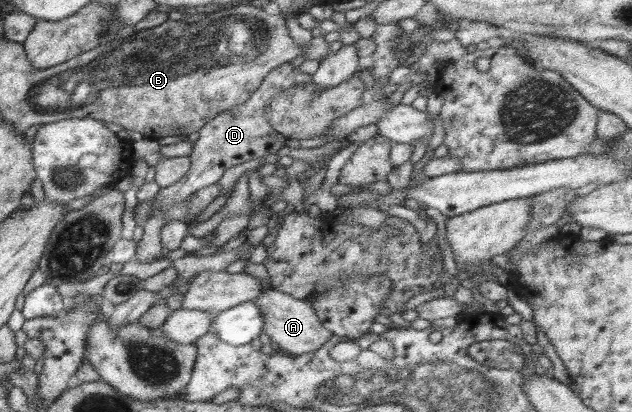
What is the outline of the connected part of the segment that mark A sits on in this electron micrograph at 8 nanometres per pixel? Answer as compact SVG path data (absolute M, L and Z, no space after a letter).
M270 288L253 303L257 304L261 311L261 319L263 319L261 333L268 335L286 355L301 356L315 352L332 337L332 334L319 322L315 311L305 300L297 300L287 293Z

